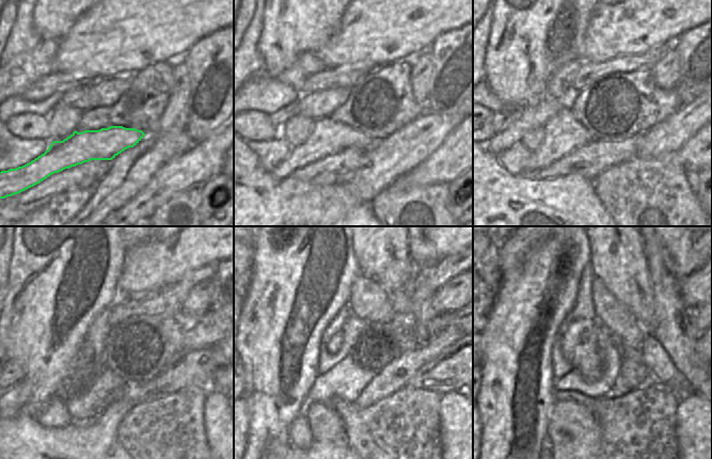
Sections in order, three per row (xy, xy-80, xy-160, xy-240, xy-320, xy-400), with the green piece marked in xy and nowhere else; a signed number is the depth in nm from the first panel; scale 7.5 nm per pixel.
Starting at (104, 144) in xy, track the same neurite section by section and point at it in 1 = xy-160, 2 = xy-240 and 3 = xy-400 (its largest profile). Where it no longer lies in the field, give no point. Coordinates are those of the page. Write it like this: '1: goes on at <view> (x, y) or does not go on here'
1: goes on at xy-160 (564, 133)
2: goes on at xy-240 (84, 367)
3: goes on at xy-400 (580, 342)

